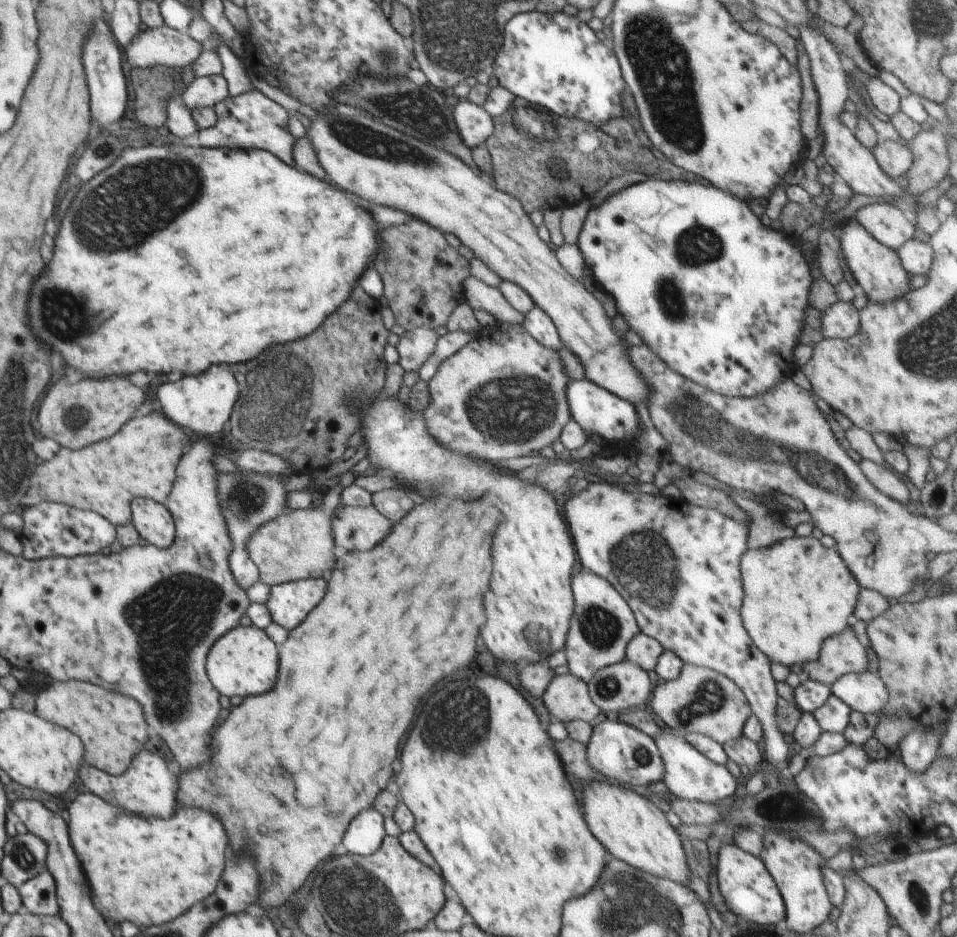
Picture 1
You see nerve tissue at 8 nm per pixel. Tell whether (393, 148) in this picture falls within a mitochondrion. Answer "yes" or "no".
yes

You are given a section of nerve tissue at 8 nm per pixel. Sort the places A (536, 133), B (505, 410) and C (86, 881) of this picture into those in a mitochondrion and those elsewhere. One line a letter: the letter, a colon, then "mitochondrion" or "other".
A: mitochondrion
B: mitochondrion
C: other

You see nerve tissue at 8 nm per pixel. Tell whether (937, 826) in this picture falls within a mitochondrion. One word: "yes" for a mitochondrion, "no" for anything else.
no

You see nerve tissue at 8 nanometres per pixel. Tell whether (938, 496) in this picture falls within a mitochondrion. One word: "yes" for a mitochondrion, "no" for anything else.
no

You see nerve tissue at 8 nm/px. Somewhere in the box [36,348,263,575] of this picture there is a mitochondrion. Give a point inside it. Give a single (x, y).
(78, 418)

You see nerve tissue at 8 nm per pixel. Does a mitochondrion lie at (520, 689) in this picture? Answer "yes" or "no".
no

